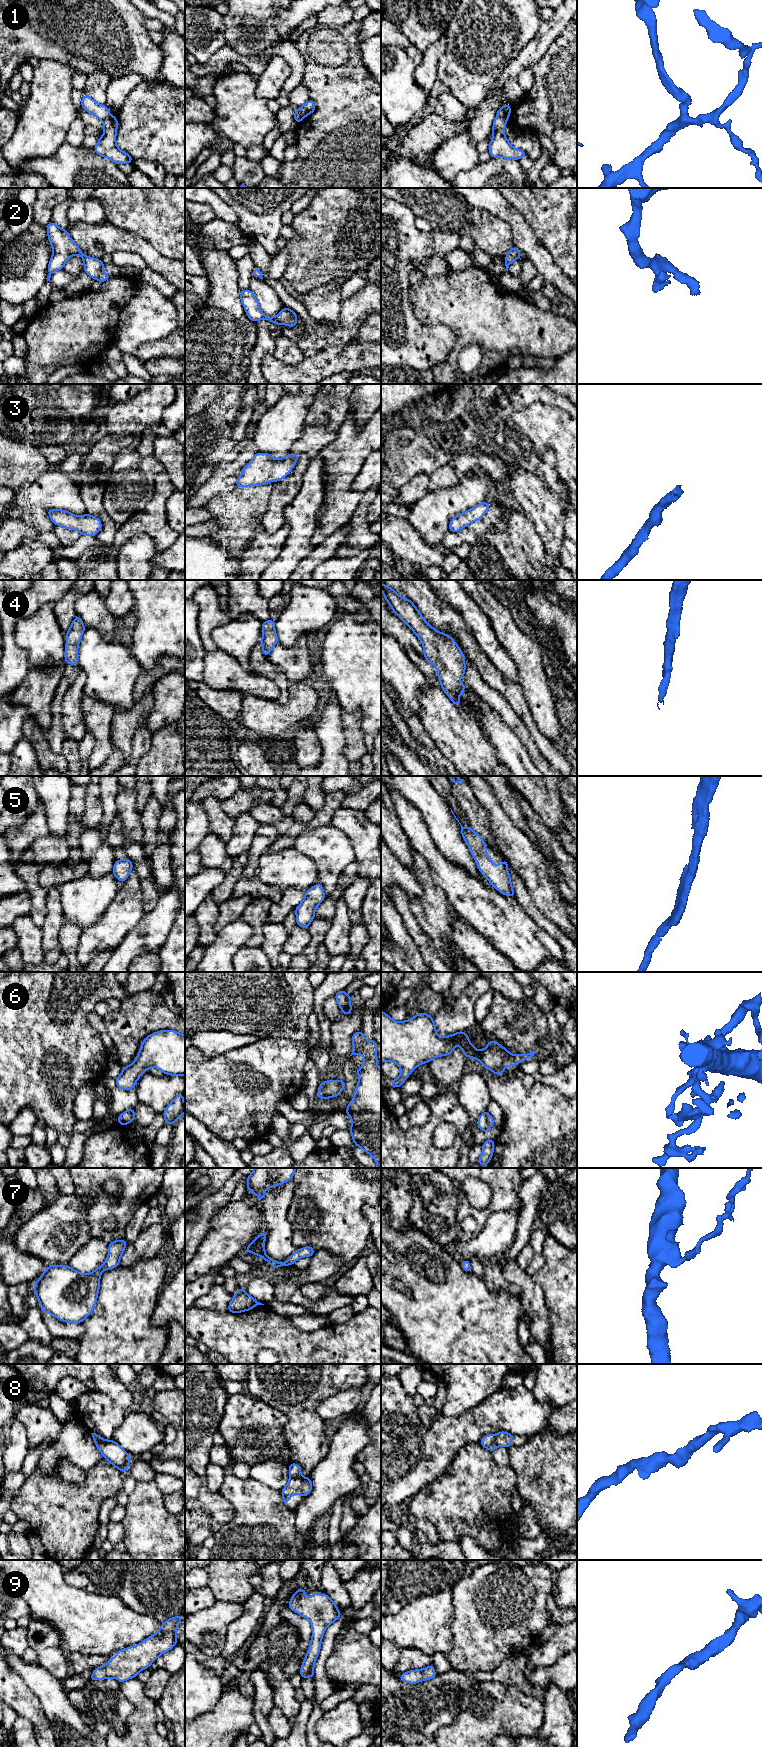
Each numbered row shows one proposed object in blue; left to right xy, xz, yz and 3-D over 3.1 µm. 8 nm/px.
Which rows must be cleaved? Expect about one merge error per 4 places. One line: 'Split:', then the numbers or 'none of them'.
Split: 1

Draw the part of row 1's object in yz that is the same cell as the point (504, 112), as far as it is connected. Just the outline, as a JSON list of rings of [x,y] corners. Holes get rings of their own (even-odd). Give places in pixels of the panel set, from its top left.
[[[507,104],[505,106],[501,106],[500,109],[496,113],[497,113],[497,116],[505,120],[508,120],[511,113],[511,105]]]

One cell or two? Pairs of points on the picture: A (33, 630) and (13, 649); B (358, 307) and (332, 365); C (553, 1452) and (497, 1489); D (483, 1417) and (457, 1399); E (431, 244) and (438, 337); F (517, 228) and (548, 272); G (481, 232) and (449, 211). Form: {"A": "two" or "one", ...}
{"A": "two", "B": "two", "C": "two", "D": "two", "E": "one", "F": "one", "G": "one"}

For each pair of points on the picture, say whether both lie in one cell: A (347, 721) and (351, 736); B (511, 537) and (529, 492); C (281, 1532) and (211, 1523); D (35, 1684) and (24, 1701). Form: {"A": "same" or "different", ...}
{"A": "same", "B": "different", "C": "different", "D": "different"}

